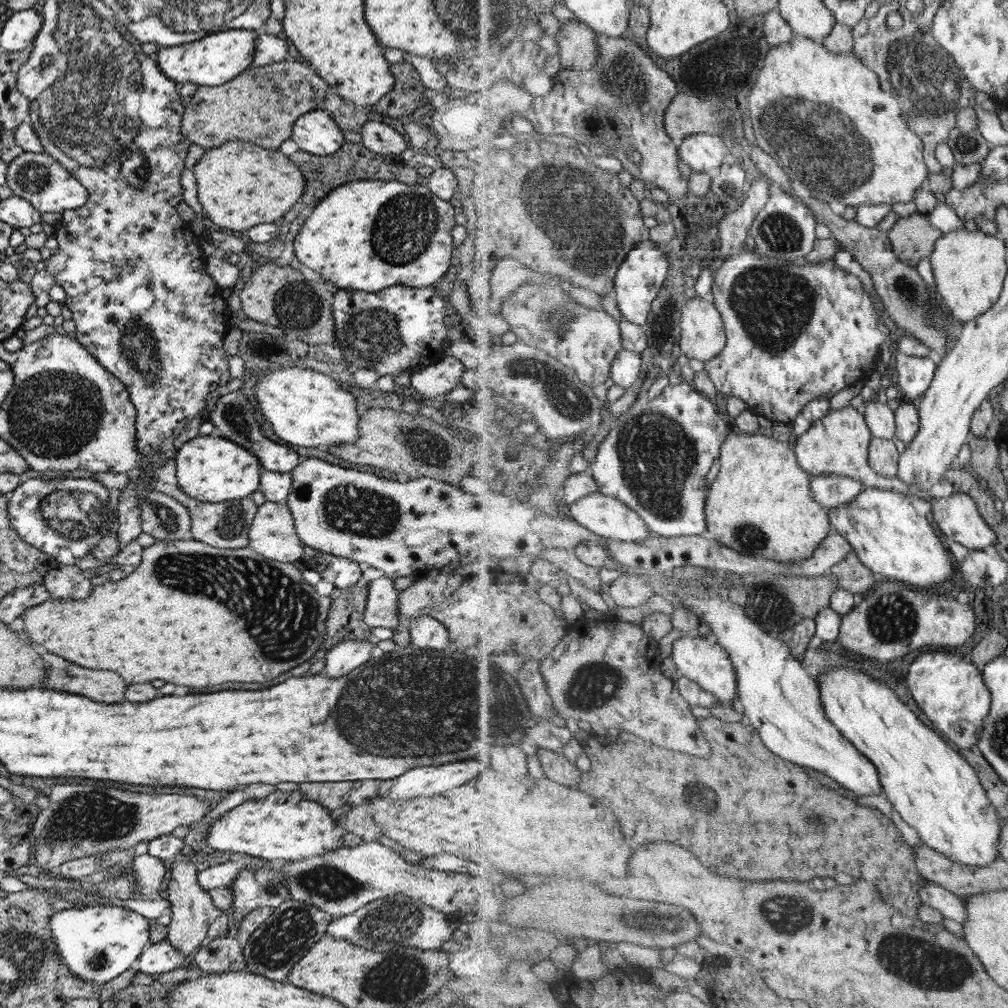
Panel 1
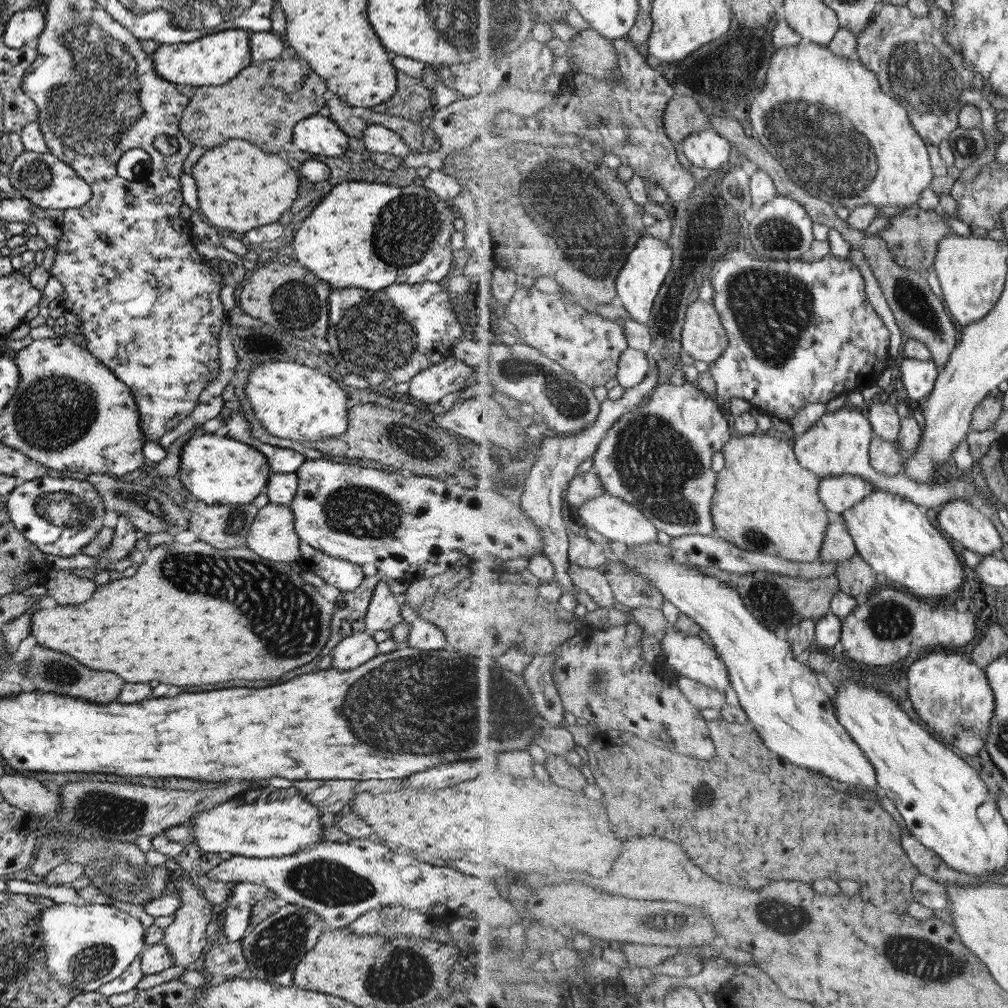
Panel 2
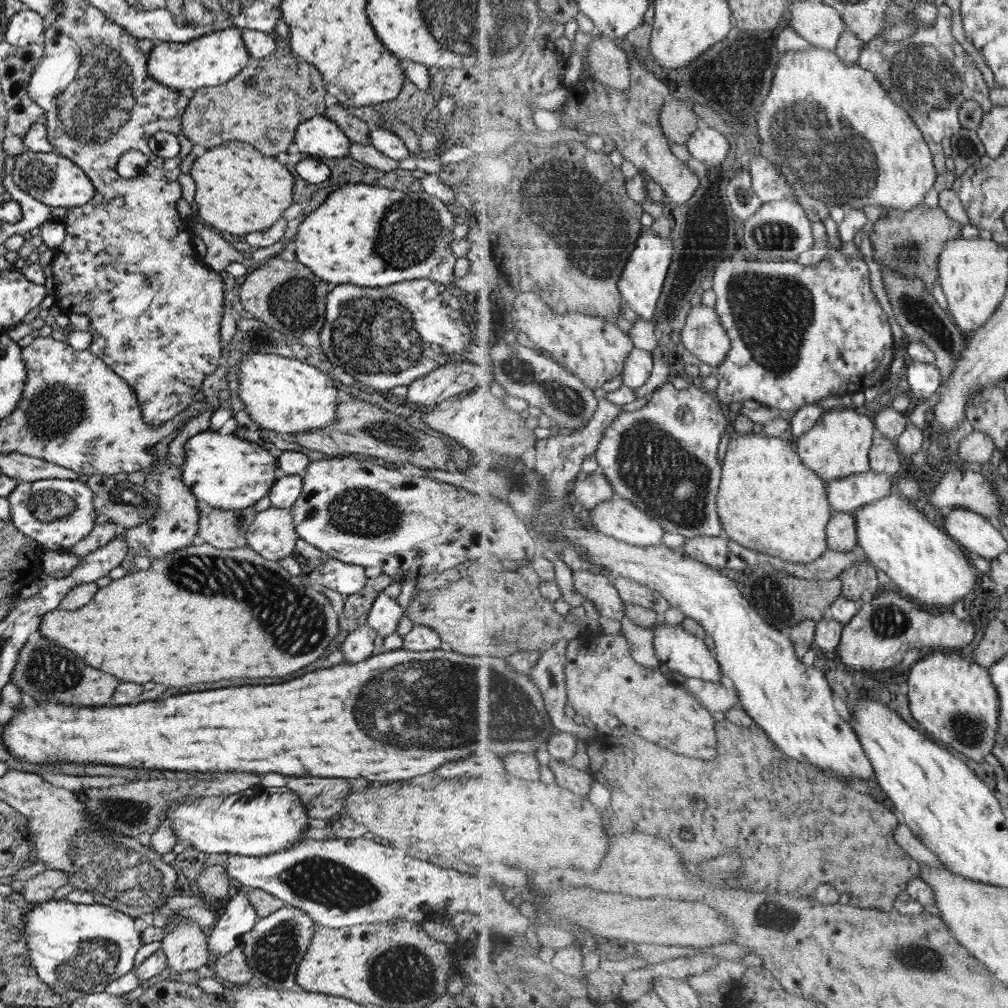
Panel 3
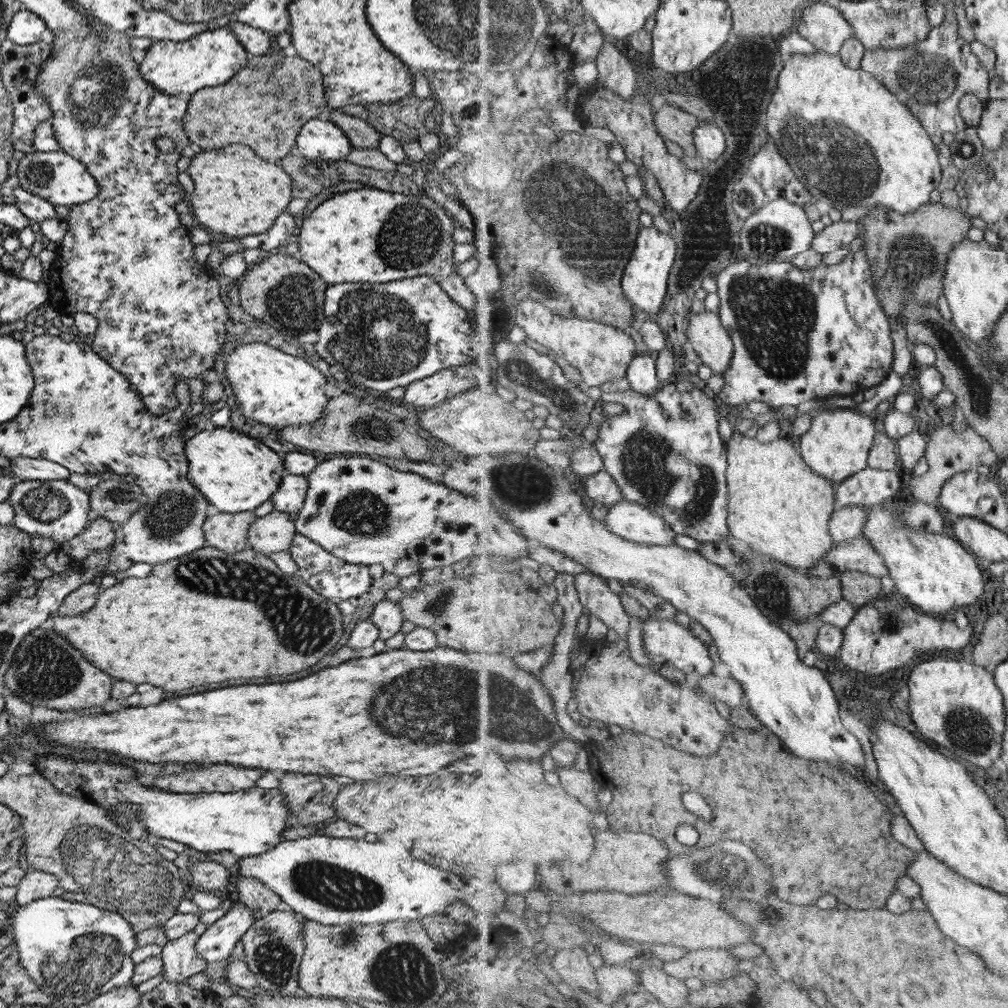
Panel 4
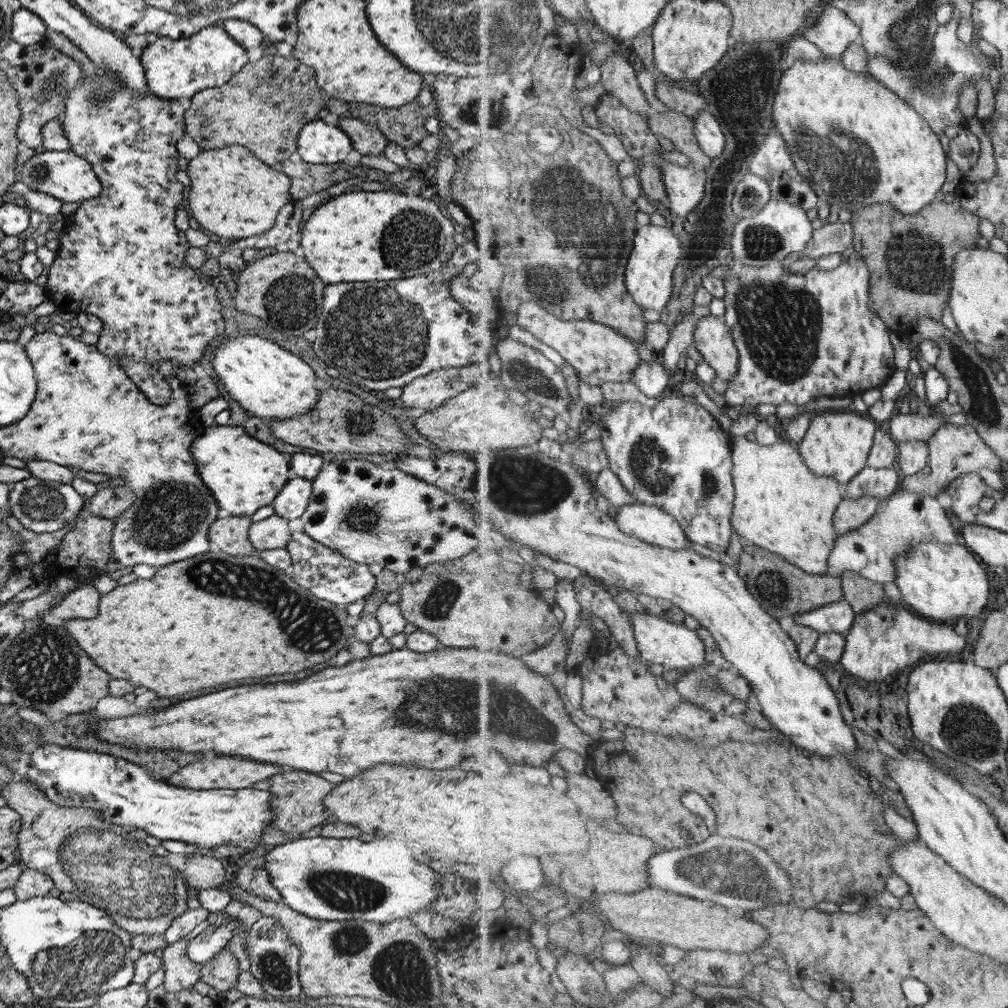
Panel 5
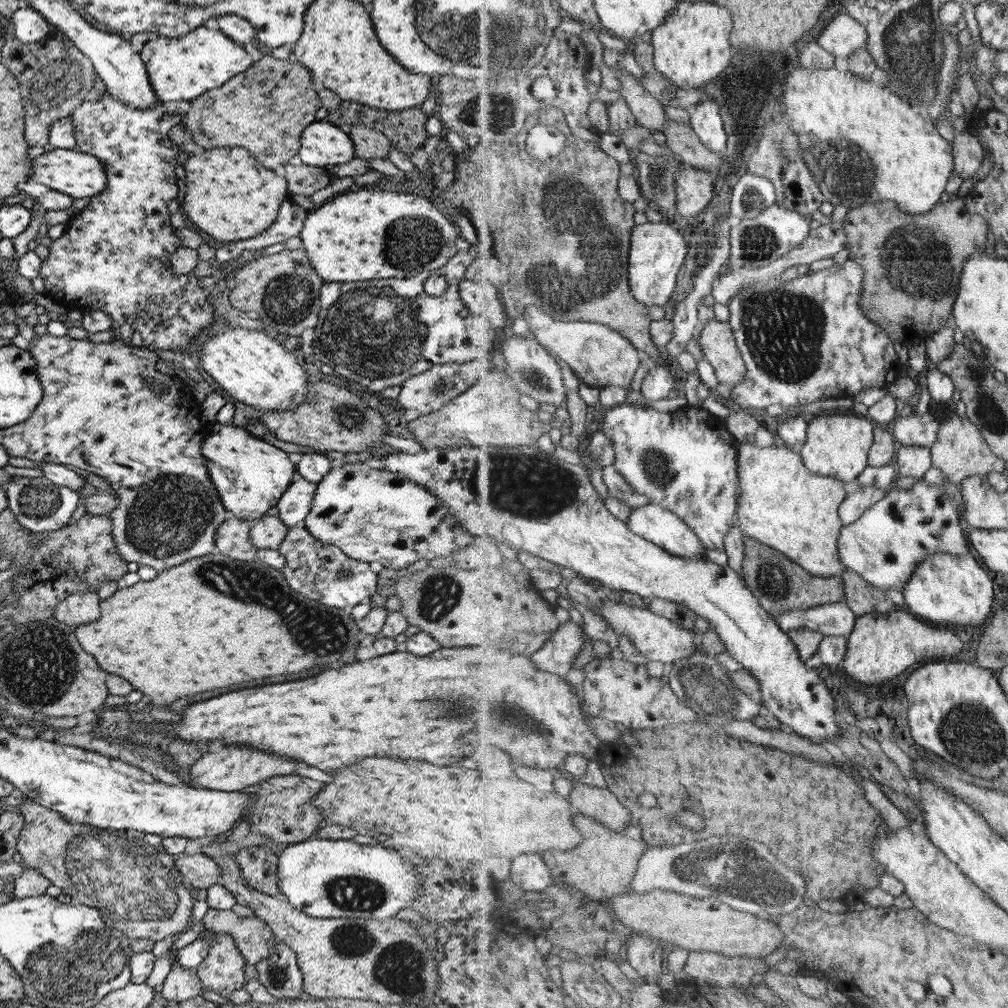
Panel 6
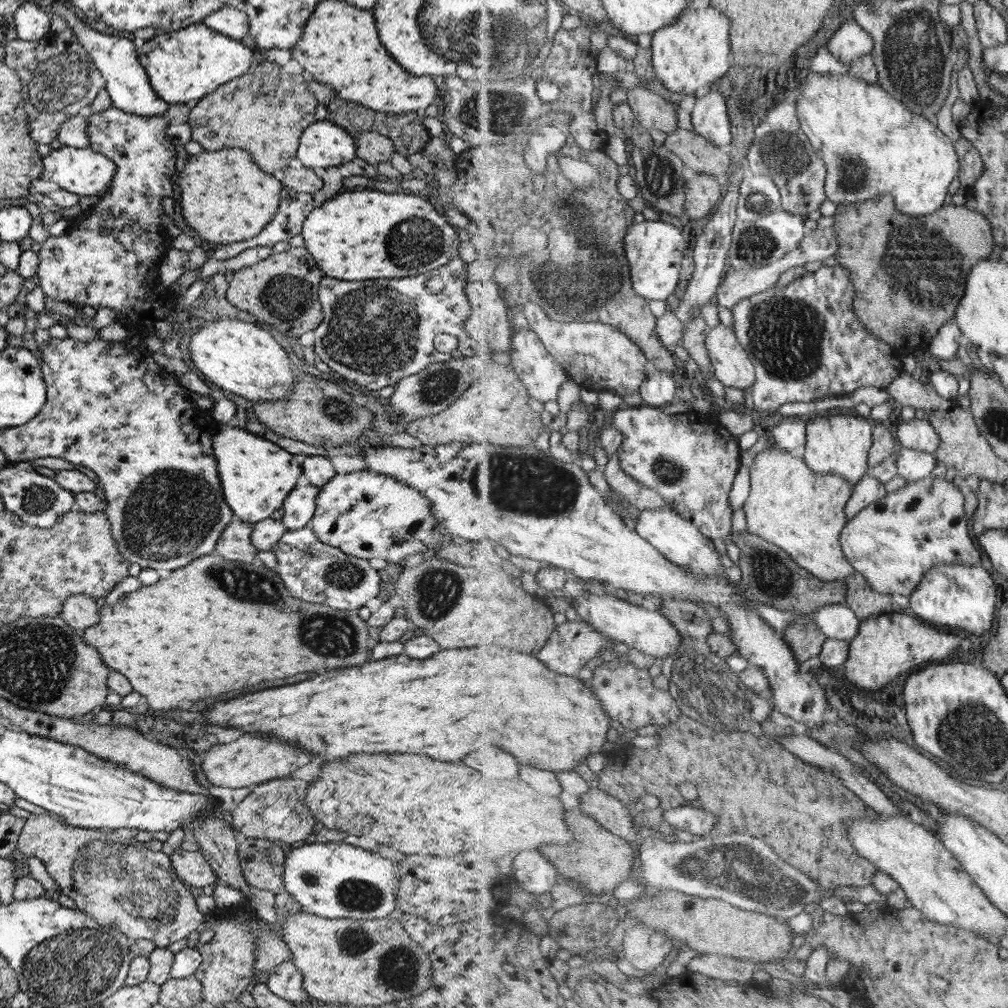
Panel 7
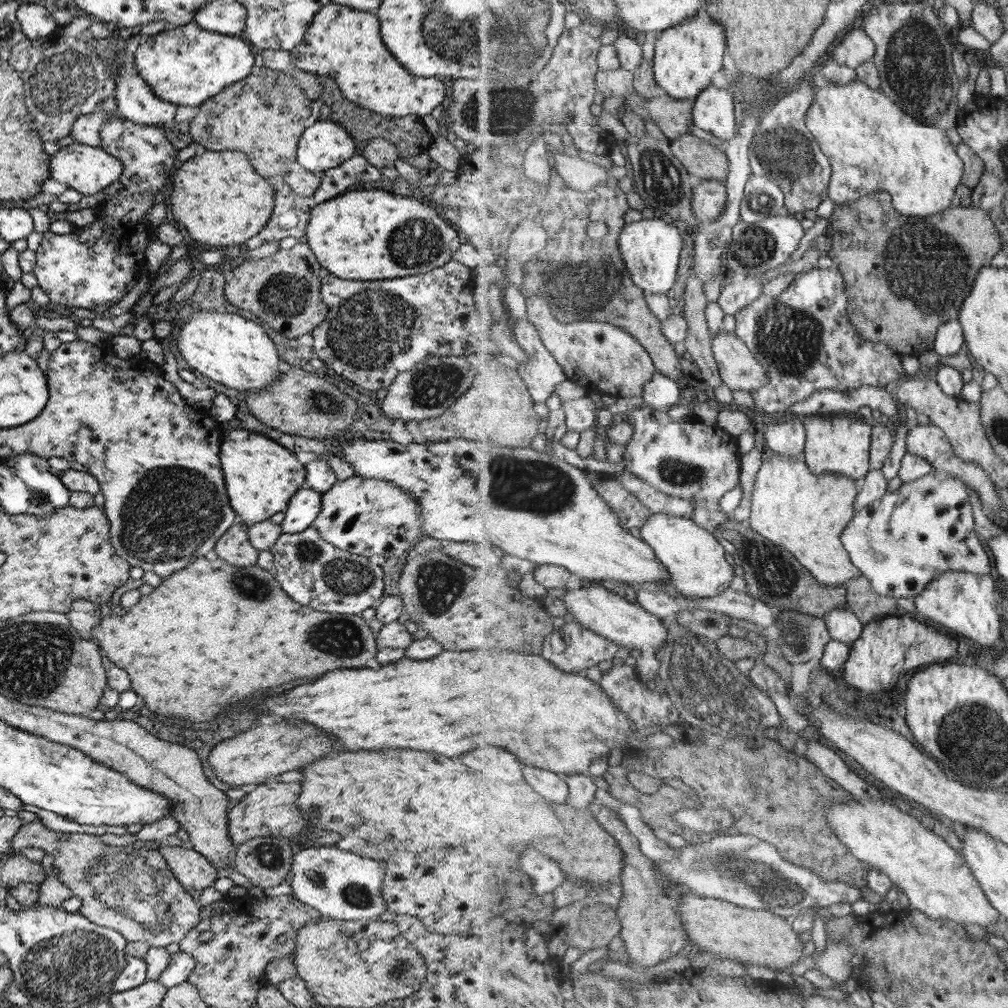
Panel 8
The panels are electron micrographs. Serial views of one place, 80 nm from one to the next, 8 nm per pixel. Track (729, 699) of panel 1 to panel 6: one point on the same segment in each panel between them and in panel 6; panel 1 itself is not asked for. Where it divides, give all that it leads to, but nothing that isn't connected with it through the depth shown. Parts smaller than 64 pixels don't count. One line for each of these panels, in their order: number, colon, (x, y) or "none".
2: (686, 655)
3: (673, 645)
4: (664, 641)
5: (660, 641)
6: (660, 639)

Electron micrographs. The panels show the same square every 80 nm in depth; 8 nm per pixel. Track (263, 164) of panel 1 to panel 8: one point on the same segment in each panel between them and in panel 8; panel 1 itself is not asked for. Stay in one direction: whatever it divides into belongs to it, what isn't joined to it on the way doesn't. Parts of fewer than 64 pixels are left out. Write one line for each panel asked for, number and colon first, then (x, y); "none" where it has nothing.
2: (239, 187)
3: (237, 191)
4: (234, 193)
5: (233, 195)
6: (230, 196)
7: (225, 198)
8: (217, 196)

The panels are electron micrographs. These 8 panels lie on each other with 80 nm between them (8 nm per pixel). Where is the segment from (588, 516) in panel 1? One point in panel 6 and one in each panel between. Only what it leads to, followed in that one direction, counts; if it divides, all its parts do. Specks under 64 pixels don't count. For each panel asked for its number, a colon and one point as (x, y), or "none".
2: (619, 521)
3: (620, 518)
4: (630, 520)
5: (652, 524)
6: (666, 529)

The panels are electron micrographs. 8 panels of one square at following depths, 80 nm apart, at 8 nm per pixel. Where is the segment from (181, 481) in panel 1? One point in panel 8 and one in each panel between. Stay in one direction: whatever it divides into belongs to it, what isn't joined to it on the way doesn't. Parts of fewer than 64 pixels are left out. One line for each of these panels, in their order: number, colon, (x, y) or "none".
2: (216, 470)
3: (226, 472)
4: (234, 473)
5: (242, 474)
6: (249, 475)
7: (255, 475)
8: (260, 476)

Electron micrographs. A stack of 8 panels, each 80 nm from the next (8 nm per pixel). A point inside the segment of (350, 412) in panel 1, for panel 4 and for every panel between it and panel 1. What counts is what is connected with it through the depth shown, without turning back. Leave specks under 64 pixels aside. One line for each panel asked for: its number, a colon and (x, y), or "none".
2: (294, 402)
3: (289, 397)
4: (273, 388)

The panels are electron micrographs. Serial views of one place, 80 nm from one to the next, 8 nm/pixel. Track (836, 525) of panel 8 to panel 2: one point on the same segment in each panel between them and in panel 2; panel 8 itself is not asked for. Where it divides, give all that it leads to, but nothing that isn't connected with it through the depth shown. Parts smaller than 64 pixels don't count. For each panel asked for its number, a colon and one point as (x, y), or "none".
2: (766, 501)
3: (770, 501)
4: (778, 505)
5: (781, 505)
6: (783, 504)
7: (803, 512)

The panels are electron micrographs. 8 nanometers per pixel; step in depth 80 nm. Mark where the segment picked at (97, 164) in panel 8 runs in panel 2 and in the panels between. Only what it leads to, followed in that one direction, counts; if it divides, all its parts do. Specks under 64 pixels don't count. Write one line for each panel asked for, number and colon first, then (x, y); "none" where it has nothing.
2: (41, 178)
3: (50, 178)
4: (56, 177)
5: (62, 174)
6: (70, 172)
7: (84, 172)

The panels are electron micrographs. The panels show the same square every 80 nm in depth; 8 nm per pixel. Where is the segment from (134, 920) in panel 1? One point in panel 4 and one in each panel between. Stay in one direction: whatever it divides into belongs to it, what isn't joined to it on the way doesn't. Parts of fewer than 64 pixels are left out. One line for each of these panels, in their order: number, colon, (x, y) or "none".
2: (85, 945)
3: (76, 948)
4: (75, 951)

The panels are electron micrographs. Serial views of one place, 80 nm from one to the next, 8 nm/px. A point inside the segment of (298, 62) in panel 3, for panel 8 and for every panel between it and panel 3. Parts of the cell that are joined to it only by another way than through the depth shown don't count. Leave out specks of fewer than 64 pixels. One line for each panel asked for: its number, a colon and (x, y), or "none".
4: (263, 105)
5: (263, 106)
6: (264, 109)
7: (263, 111)
8: (263, 114)

